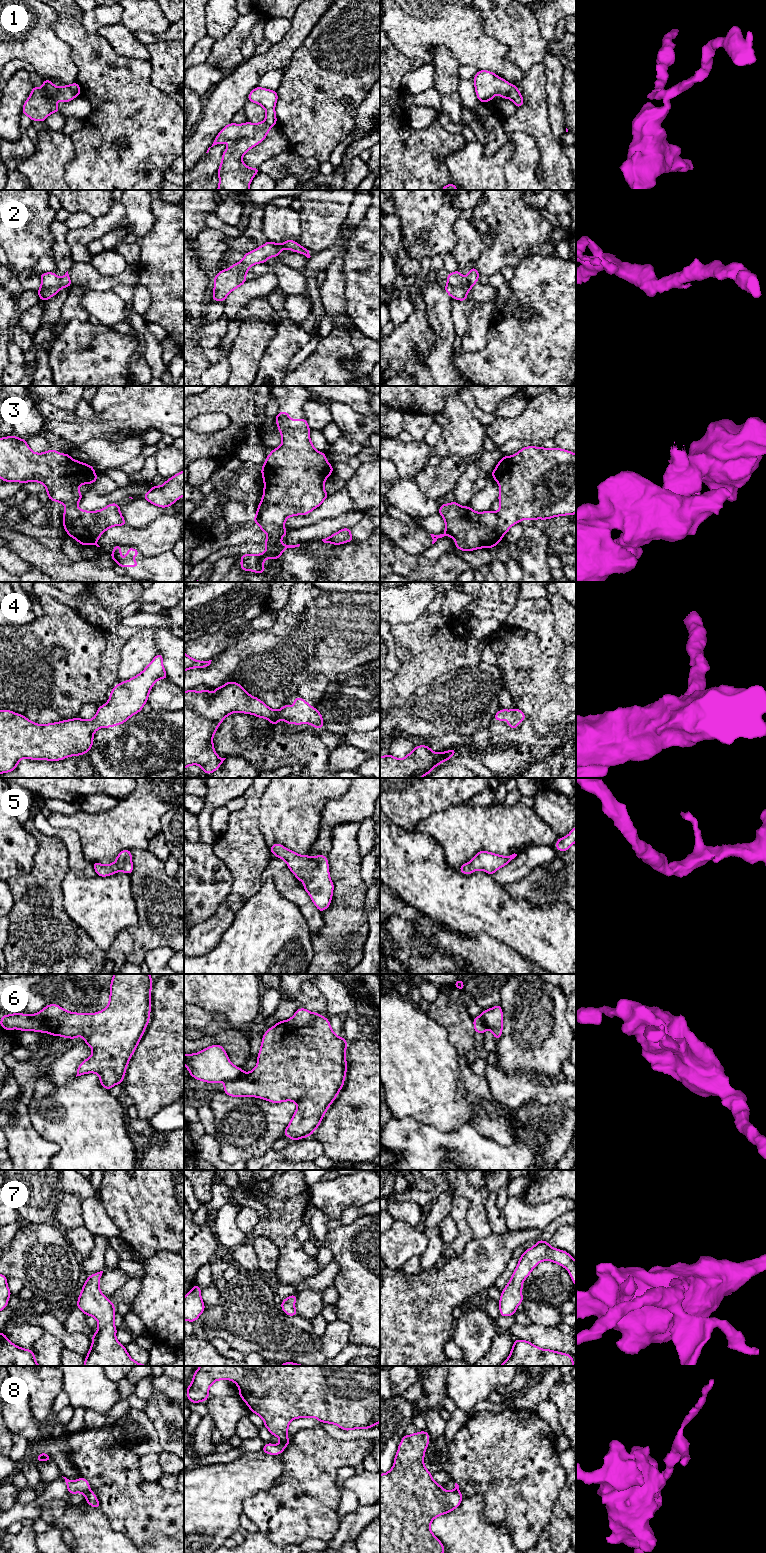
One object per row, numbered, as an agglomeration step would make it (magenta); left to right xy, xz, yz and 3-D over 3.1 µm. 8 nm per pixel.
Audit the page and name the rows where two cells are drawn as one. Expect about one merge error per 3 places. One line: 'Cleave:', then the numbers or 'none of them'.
Cleave: 1, 6, 8

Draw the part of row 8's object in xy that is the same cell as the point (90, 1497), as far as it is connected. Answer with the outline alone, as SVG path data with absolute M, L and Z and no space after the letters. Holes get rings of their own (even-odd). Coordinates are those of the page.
M92 1491L88 1492L85 1495L85 1500L90 1506L100 1509L99 1501L98 1501L97 1496L95 1495L94 1492L92 1492Z

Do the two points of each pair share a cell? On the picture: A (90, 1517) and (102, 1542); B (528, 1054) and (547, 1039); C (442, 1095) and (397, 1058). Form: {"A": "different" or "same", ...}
{"A": "same", "B": "same", "C": "same"}

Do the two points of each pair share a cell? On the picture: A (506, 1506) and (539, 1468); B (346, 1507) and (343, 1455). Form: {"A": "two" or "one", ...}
{"A": "one", "B": "two"}

